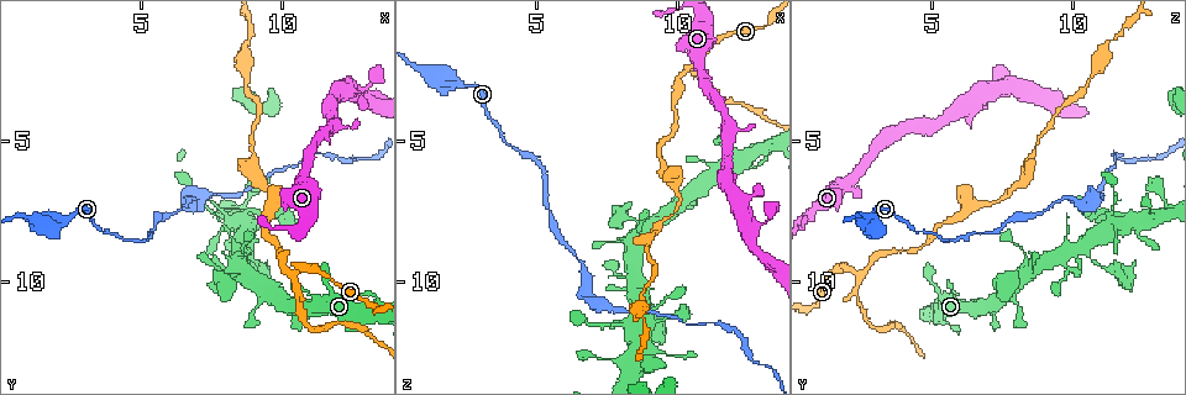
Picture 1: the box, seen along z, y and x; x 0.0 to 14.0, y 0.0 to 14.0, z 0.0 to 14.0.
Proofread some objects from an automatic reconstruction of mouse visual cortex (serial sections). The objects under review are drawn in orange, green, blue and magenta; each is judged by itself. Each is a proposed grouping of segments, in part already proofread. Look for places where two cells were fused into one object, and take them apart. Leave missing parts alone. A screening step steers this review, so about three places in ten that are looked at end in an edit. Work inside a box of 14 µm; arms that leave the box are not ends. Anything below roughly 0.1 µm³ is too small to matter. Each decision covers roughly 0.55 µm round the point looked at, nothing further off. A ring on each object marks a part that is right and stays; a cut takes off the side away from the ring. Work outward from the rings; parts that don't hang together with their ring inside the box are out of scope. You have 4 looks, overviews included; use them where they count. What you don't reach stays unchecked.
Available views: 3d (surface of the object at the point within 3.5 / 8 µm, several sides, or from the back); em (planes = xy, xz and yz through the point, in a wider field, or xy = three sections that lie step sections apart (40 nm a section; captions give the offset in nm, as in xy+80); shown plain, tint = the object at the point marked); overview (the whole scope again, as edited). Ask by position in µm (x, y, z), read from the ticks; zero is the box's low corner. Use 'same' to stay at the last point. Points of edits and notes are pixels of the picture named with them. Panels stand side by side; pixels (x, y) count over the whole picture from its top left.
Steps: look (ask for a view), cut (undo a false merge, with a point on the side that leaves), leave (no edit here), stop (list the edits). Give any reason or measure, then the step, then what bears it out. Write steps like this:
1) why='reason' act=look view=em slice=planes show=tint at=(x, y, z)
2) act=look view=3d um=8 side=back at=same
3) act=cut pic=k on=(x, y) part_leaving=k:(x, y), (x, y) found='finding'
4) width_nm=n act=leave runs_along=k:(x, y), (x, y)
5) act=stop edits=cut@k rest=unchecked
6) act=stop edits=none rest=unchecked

why='abrupt turn' act=look view=3d um=3.5 side=back at=(10.4, 9.8, 2.4)

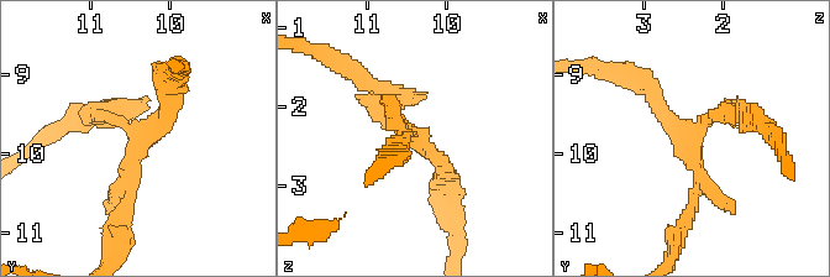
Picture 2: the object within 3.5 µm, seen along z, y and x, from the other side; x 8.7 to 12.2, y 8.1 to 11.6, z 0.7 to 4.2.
act=cut pic=2 on=(448, 189) part_leaving=2:(442, 162), (453, 191), (453, 254) found='a second cell is stuck on'

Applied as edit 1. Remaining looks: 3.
act=look view=overview

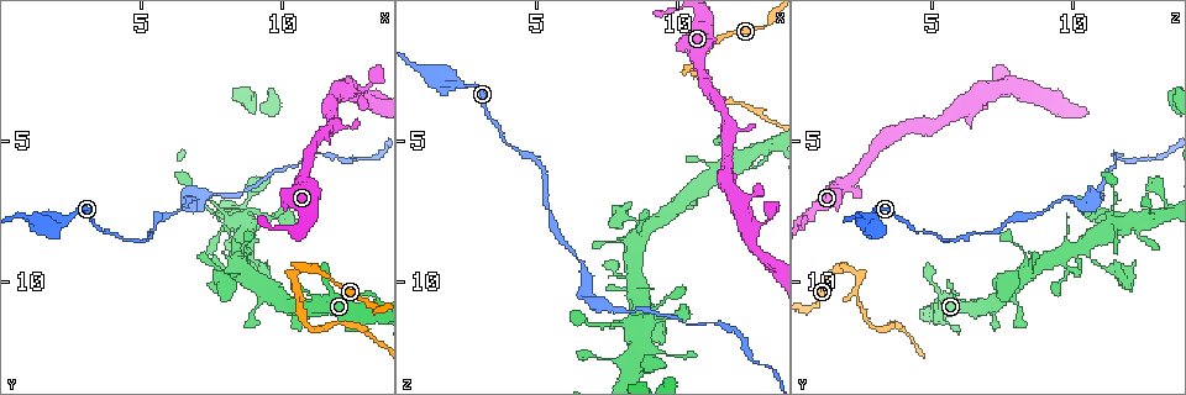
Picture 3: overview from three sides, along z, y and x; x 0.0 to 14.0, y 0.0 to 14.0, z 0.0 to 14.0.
why='thick turns thin' act=look view=3d um=3.5 at=(7.5, 6.9, 11.0)

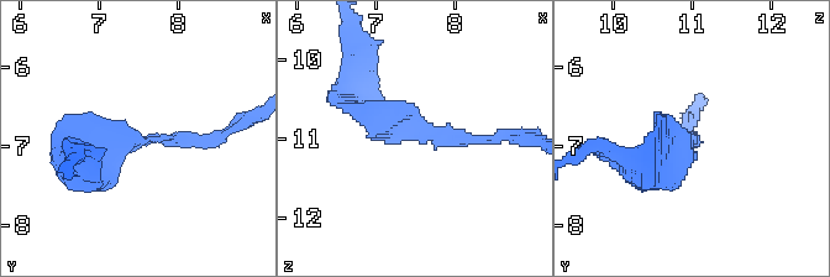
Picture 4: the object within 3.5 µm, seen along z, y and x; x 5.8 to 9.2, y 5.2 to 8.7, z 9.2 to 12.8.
why='shape alone is not enough' act=look view=em slice=xy step=2 show=tint at=(7.45, 7.00, 10.90)

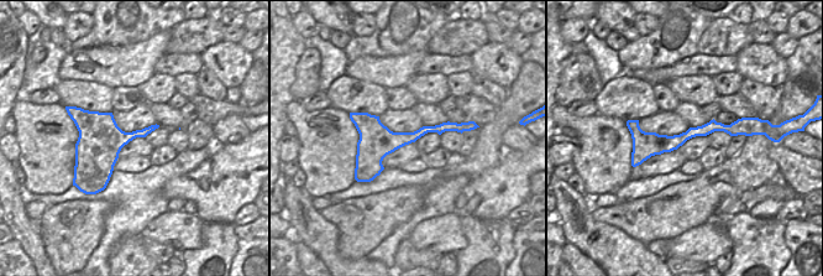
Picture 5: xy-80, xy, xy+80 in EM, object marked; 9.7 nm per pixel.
act=leave runs_along=4:(351, 95), (419, 136), (488, 140) found='one cell here'

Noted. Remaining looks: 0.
act=stop edits=cut@2 rest=unchecked

